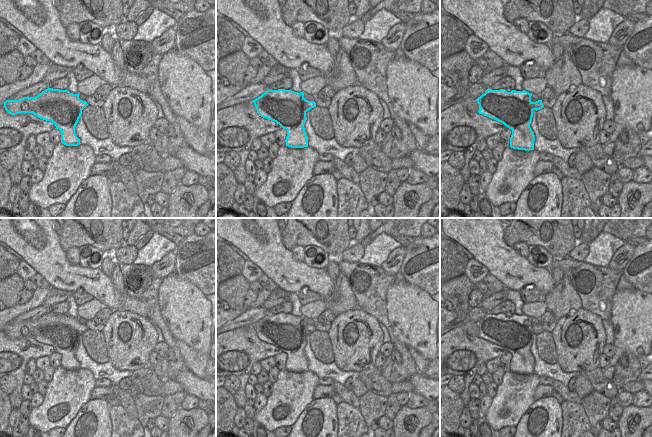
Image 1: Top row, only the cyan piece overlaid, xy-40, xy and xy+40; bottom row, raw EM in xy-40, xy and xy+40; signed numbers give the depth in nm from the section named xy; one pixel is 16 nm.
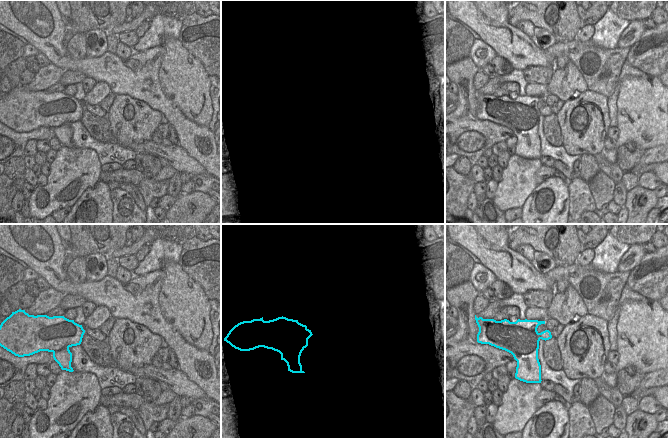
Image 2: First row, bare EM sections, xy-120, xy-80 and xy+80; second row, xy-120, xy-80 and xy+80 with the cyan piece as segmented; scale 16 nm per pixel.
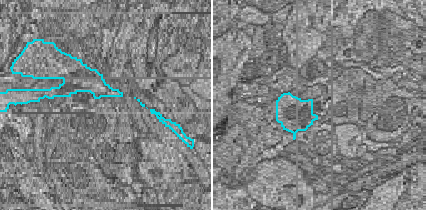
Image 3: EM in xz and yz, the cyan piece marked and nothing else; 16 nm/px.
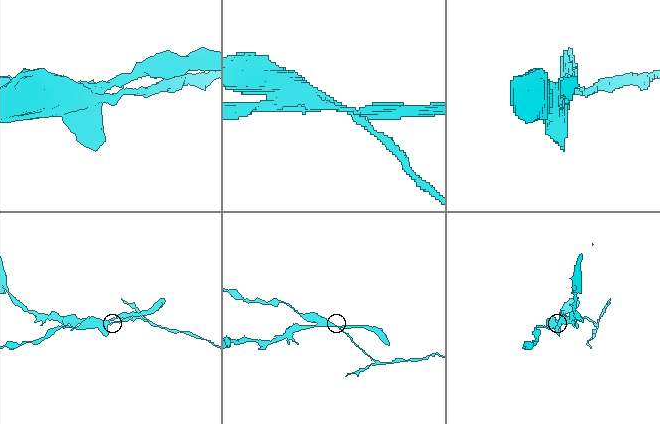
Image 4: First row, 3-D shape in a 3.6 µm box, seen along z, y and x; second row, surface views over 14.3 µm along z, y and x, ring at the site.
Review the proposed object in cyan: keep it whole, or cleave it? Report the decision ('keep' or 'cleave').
cleave

